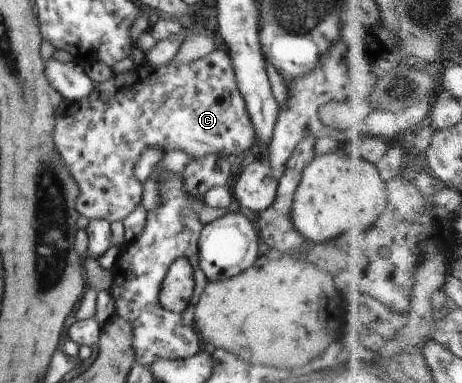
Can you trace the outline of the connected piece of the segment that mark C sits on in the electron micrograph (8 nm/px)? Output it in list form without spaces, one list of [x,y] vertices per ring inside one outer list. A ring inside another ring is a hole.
[[[215,49],[211,54],[205,56],[205,58],[199,58],[199,60],[193,60],[191,64],[173,64],[171,61],[165,65],[153,65],[141,63],[135,65],[135,67],[127,72],[120,74],[113,74],[109,80],[101,82],[101,84],[94,84],[93,90],[87,94],[87,96],[80,98],[79,100],[68,102],[62,113],[58,115],[55,123],[55,130],[53,130],[53,144],[55,144],[55,150],[57,154],[61,156],[65,168],[69,170],[69,174],[73,176],[73,180],[77,182],[79,186],[79,196],[77,202],[75,202],[75,208],[79,215],[85,216],[89,220],[103,219],[107,222],[124,221],[133,210],[135,210],[138,204],[143,200],[143,182],[137,180],[137,176],[133,174],[133,168],[141,156],[141,152],[145,148],[155,148],[159,146],[163,150],[163,156],[167,152],[173,152],[173,150],[183,150],[190,159],[201,158],[208,154],[217,154],[217,156],[227,156],[227,158],[234,158],[239,156],[247,150],[253,149],[254,145],[257,145],[257,136],[255,136],[255,130],[251,124],[251,118],[249,116],[246,102],[241,91],[237,88],[237,80],[235,80],[235,71],[233,70],[232,59],[228,55],[228,52],[223,49]]]

